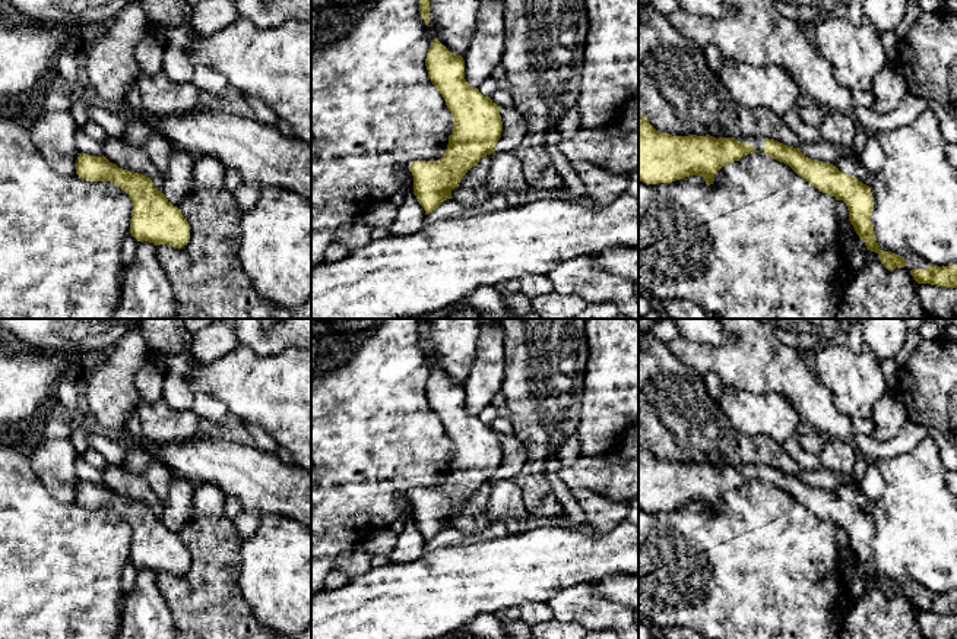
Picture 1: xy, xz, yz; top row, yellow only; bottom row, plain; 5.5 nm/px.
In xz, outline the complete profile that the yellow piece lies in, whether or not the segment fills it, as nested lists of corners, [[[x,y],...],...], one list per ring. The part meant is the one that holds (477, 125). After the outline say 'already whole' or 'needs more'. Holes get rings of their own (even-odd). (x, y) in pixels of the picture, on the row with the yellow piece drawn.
[[[437,38],[431,41],[425,66],[428,77],[443,95],[453,116],[453,132],[449,136],[444,155],[438,161],[413,161],[409,167],[413,175],[413,194],[427,215],[435,211],[444,200],[451,199],[451,190],[459,186],[463,175],[476,165],[481,158],[494,152],[501,137],[503,121],[500,107],[489,97],[484,97],[478,88],[472,88],[466,82],[463,57],[450,53]]] | already whole

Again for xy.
[[[79,154],[76,174],[86,181],[111,181],[131,200],[130,234],[137,241],[183,249],[190,240],[190,227],[181,211],[143,174],[118,168],[104,155]]] | already whole

